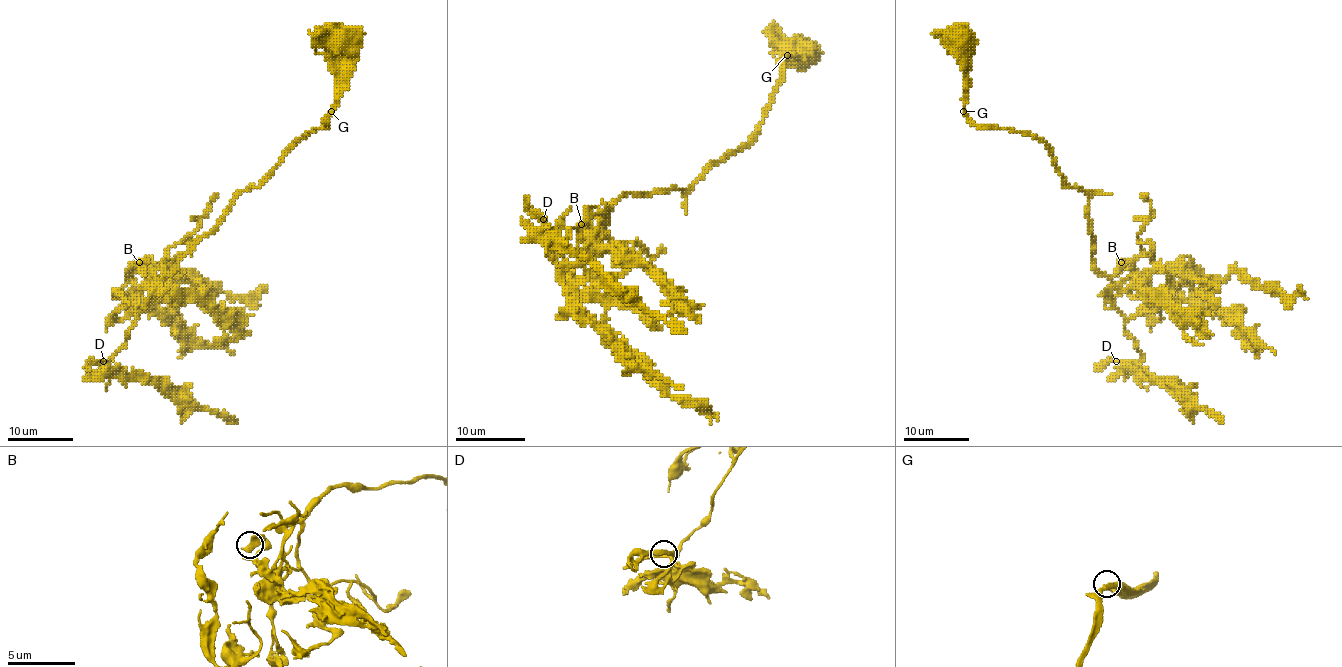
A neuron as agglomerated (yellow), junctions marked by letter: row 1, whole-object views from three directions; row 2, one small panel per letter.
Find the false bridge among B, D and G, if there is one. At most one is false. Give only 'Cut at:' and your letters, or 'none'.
Cut at: none

